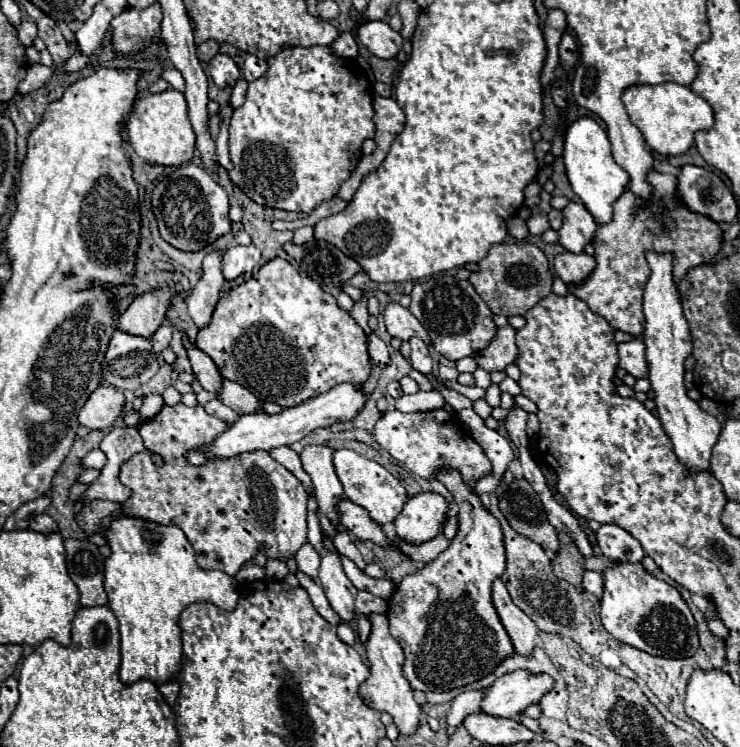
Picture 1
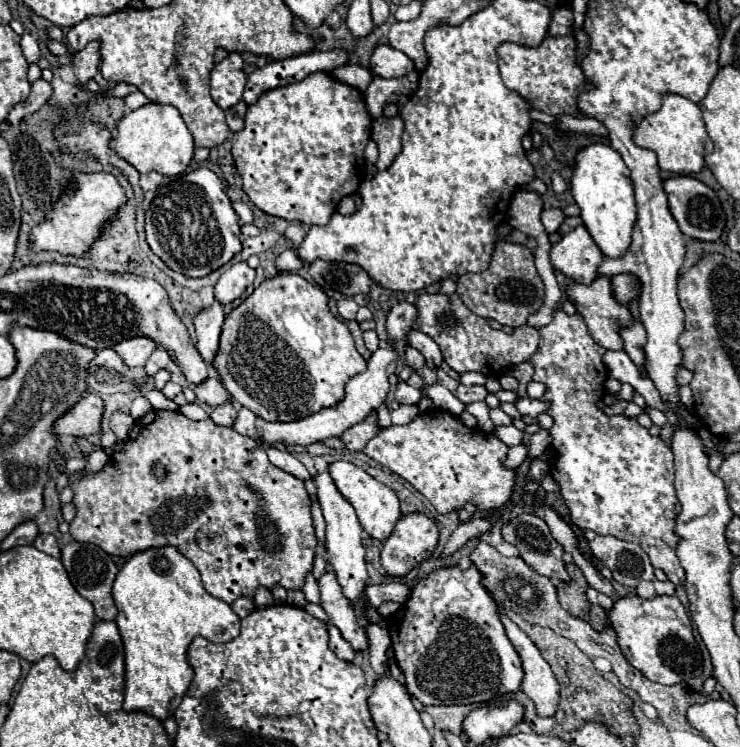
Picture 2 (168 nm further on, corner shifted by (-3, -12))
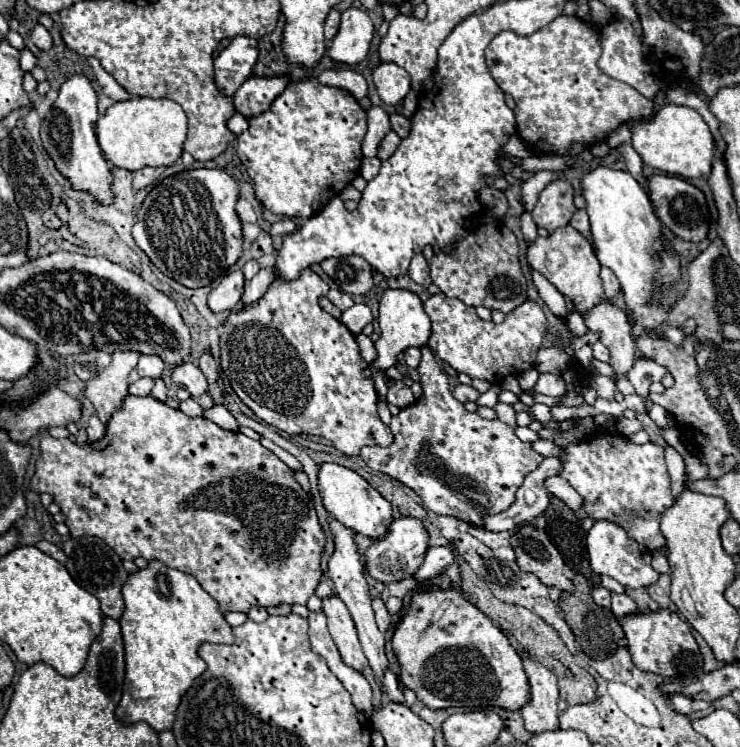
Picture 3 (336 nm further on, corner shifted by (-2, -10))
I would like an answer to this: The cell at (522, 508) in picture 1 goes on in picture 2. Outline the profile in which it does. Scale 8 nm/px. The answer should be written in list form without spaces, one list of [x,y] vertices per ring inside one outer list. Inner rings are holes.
[[[526,512],[510,520],[502,528],[502,536],[506,542],[514,544],[520,550],[520,558],[532,570],[536,570],[546,578],[558,578],[562,582],[570,582],[570,576],[562,562],[564,548],[552,538],[550,528],[542,518]]]

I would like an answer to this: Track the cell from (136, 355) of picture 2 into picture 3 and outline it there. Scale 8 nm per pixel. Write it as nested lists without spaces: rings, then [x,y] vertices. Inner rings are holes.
[[[125,350],[125,352],[113,352],[111,358],[113,358],[111,364],[95,380],[89,380],[85,388],[85,396],[97,408],[97,416],[103,424],[109,422],[109,414],[113,414],[117,406],[121,406],[121,398],[129,396],[127,378],[129,372],[137,366],[141,354]]]

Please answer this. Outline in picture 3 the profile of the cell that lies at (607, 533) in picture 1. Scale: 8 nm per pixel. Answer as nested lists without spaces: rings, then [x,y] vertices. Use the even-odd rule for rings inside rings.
[[[595,522],[593,528],[587,534],[587,550],[589,550],[589,562],[591,568],[597,574],[607,574],[615,578],[625,588],[647,588],[657,582],[659,574],[651,568],[651,554],[645,546],[637,544],[627,536],[627,532],[611,522]]]

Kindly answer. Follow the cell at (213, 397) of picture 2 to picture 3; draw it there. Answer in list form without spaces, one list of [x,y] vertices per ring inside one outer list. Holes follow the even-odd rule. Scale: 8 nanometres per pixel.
[[[185,362],[185,364],[181,364],[181,366],[175,366],[173,372],[171,372],[171,378],[173,378],[173,382],[175,382],[179,388],[189,390],[193,398],[203,396],[203,394],[209,390],[205,374],[203,374],[193,362]]]

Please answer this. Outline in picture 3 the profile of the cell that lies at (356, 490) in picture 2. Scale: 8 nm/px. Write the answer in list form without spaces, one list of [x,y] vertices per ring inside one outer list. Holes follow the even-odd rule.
[[[321,464],[319,492],[321,492],[327,512],[357,534],[377,540],[385,534],[385,530],[393,522],[391,502],[385,500],[365,478],[361,478],[357,472],[345,468],[341,464]]]

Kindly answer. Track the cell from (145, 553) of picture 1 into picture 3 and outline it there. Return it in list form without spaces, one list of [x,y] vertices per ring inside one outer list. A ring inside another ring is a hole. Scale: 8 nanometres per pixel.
[[[151,560],[147,568],[141,568],[129,574],[125,586],[121,588],[125,600],[125,612],[119,620],[125,650],[125,688],[123,698],[115,710],[115,716],[121,722],[147,722],[153,730],[169,730],[175,720],[175,710],[189,690],[193,680],[203,674],[207,668],[205,662],[199,658],[197,648],[201,642],[215,642],[215,644],[231,644],[233,632],[227,624],[219,604],[199,586],[199,582],[181,570],[175,570],[159,560]]]

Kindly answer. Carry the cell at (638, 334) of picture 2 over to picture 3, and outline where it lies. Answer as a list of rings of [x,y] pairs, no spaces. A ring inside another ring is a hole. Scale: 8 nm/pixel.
[[[637,354],[633,368],[627,372],[627,380],[635,386],[637,394],[647,396],[649,394],[649,386],[653,382],[661,382],[665,374],[667,374],[667,370],[663,366],[659,366],[653,360]]]

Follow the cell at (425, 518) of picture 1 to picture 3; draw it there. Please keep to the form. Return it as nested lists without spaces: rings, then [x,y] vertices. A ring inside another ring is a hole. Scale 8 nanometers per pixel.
[[[403,516],[399,520],[393,520],[387,534],[383,538],[377,538],[369,546],[367,570],[373,578],[377,578],[381,582],[397,582],[403,578],[411,578],[423,564],[427,548],[429,548],[429,532],[425,530],[423,522],[417,518],[411,518],[411,516]]]

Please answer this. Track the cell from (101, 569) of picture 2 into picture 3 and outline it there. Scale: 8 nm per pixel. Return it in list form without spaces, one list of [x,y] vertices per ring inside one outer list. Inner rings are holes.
[[[83,536],[83,538],[69,538],[63,544],[63,552],[67,554],[65,568],[69,570],[71,578],[85,590],[89,590],[101,604],[101,612],[113,620],[119,620],[123,614],[123,596],[121,596],[121,586],[127,580],[127,570],[123,568],[121,558],[101,540],[93,536]]]

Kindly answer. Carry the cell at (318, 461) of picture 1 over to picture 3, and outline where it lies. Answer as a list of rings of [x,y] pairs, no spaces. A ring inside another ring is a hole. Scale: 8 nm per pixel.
[[[329,518],[329,526],[331,526],[333,542],[335,542],[335,550],[333,550],[333,554],[331,554],[329,562],[327,562],[329,576],[335,582],[337,596],[345,602],[347,610],[351,612],[351,616],[355,620],[355,626],[357,626],[357,632],[359,632],[359,642],[363,646],[363,652],[365,652],[365,656],[369,660],[369,666],[375,672],[377,682],[381,684],[383,672],[385,672],[385,668],[389,664],[387,662],[387,656],[383,652],[383,648],[385,648],[385,636],[383,636],[383,632],[379,632],[379,628],[375,624],[375,618],[373,618],[371,594],[369,594],[369,586],[367,586],[367,580],[365,580],[365,568],[363,568],[363,562],[361,562],[361,556],[359,556],[359,548],[355,544],[355,532],[349,530],[347,526],[343,526],[341,522],[337,522],[335,518]]]

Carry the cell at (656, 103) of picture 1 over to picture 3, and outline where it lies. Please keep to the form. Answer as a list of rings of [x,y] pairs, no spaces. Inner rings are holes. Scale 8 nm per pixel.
[[[665,104],[655,112],[651,118],[633,122],[633,148],[643,158],[645,166],[651,166],[655,170],[661,170],[671,176],[679,178],[699,178],[709,176],[711,162],[715,156],[715,140],[701,118],[699,112],[695,112],[689,106],[677,106],[677,104]]]

